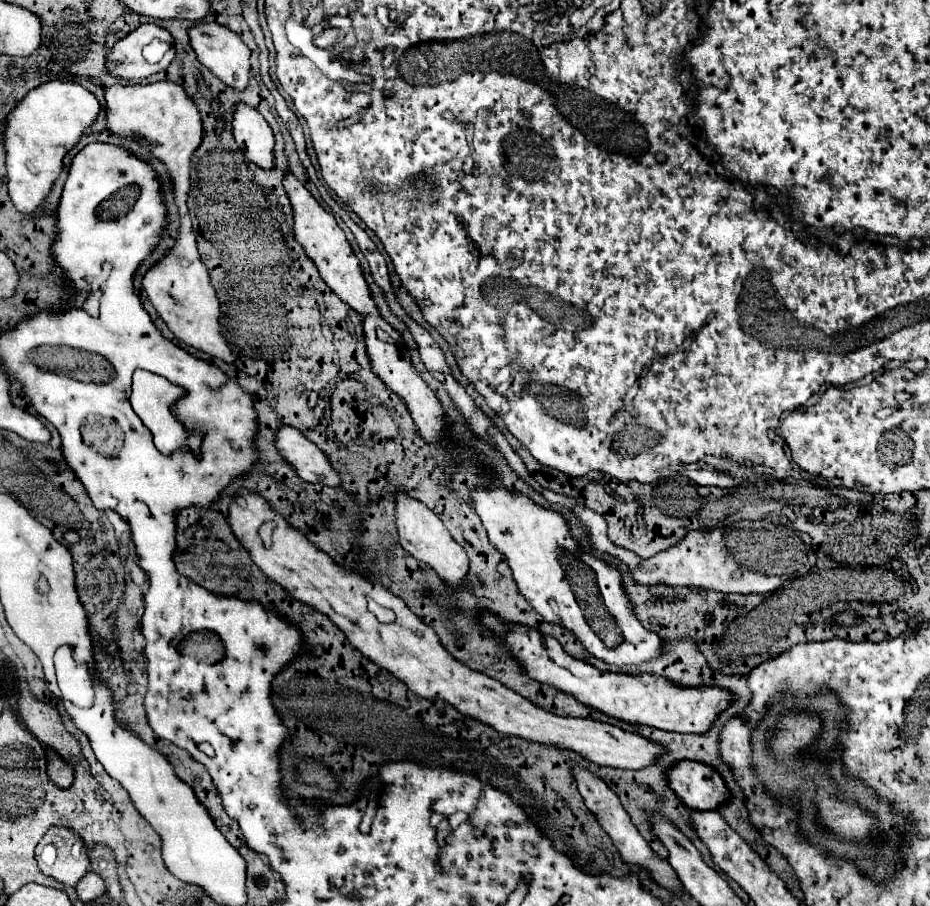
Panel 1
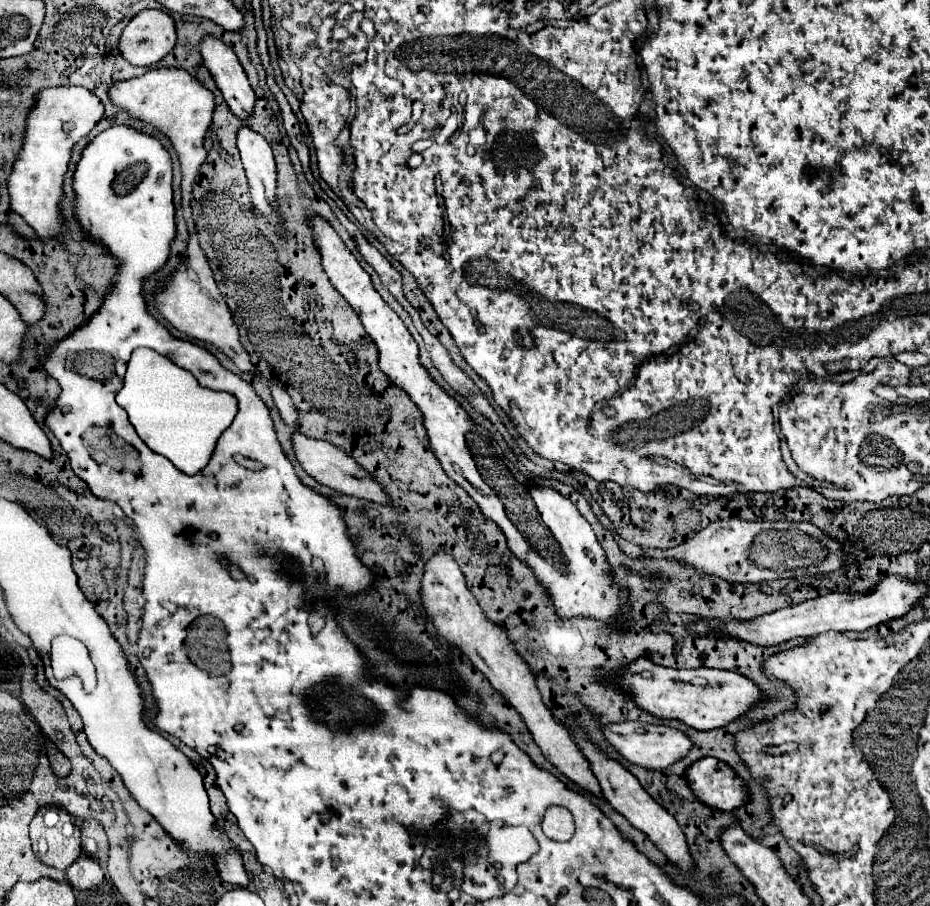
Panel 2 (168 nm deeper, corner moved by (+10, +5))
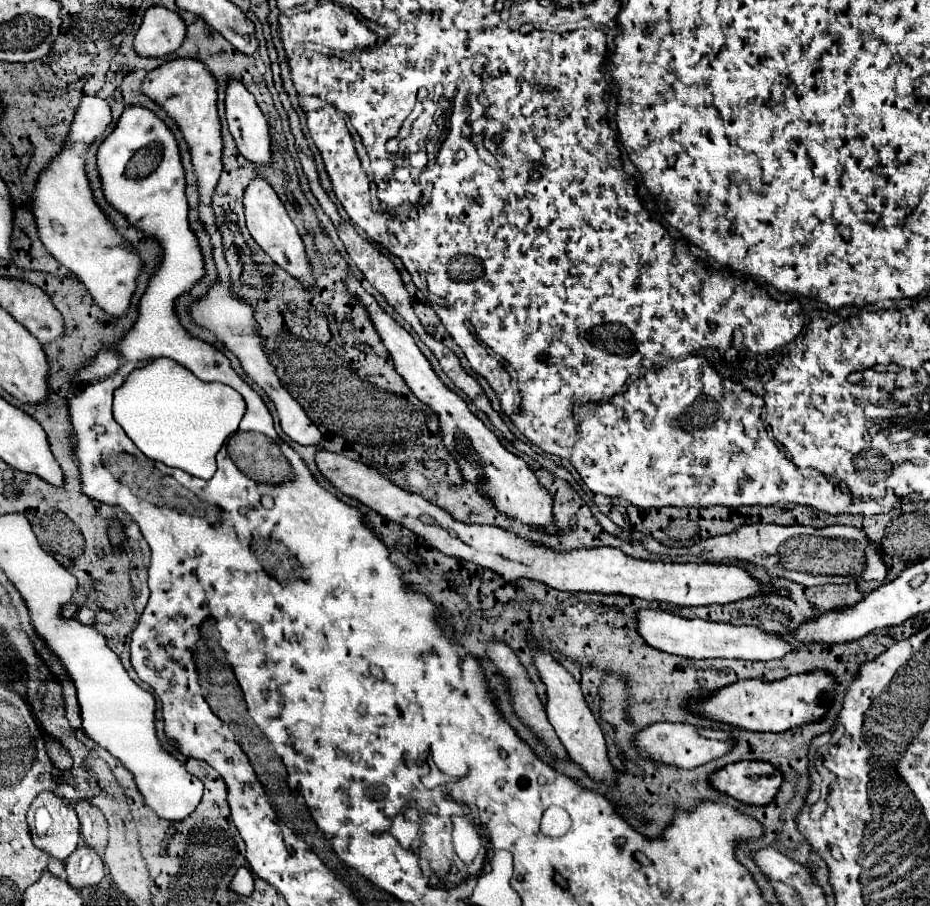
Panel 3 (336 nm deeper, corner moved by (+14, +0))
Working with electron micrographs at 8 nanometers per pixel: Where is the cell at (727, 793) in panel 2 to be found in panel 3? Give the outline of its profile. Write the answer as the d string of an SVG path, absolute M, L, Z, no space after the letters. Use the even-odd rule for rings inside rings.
M742 761L726 765L714 773L712 785L742 803L768 805L776 797L782 777L780 771L770 763Z

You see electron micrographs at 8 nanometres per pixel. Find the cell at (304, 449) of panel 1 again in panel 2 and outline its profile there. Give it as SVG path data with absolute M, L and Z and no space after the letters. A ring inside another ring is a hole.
M300 432L292 434L292 446L294 446L300 466L316 482L320 482L332 490L338 490L342 494L348 494L348 496L372 500L378 504L388 504L388 496L386 496L386 492L382 492L382 486L374 484L374 480L370 480L366 476L366 472L362 472L362 468L358 468L358 464L354 464L354 460L350 460L350 456L346 456L346 452L340 452L340 448L334 448L332 444L322 442L322 440L312 440Z

